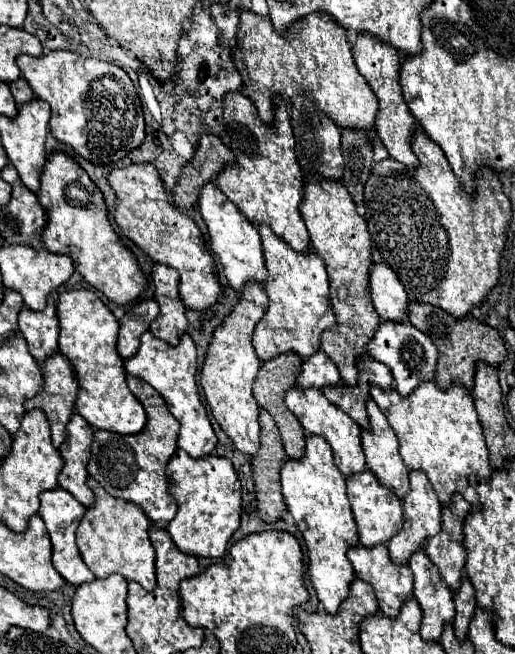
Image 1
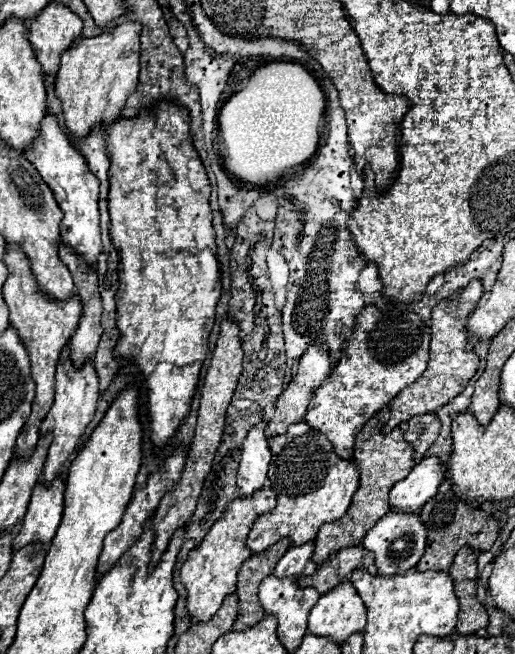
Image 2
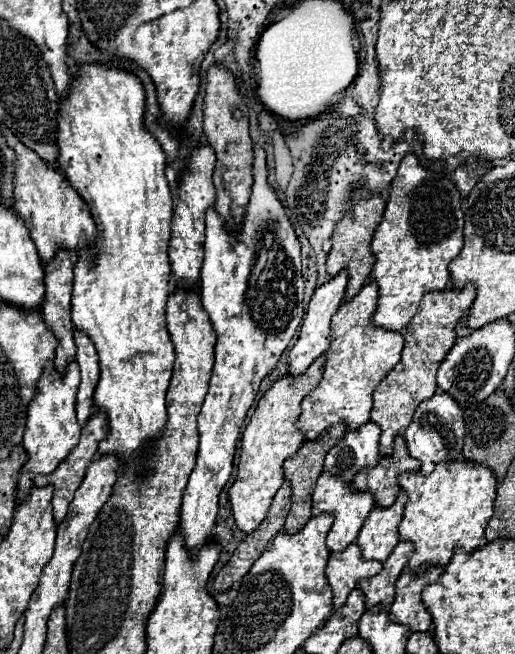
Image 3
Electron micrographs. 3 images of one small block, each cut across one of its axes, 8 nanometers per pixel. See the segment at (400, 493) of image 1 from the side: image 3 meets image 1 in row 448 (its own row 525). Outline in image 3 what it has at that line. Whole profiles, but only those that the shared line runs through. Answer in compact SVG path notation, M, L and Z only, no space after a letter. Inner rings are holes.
M400 492L396 502L388 508L374 506L372 512L368 514L356 542L364 552L366 560L380 560L384 562L394 546L400 542L398 526L404 516L404 504L408 496L406 492Z

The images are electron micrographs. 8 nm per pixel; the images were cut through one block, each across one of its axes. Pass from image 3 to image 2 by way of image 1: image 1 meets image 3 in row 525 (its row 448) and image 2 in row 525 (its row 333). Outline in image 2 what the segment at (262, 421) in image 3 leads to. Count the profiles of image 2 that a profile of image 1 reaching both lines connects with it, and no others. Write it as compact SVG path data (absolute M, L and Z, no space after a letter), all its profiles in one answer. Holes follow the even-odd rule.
M268 486L256 490L248 498L242 496L242 498L232 500L228 504L224 516L210 528L210 532L206 534L202 544L194 552L190 552L188 560L180 568L180 582L184 584L184 588L188 592L186 608L192 618L196 618L198 622L208 622L214 616L214 612L218 612L218 608L222 606L226 596L230 592L232 594L236 592L236 574L240 572L242 564L252 556L252 552L246 548L248 532L250 532L254 520L260 514L270 512L274 506L276 506L276 494Z

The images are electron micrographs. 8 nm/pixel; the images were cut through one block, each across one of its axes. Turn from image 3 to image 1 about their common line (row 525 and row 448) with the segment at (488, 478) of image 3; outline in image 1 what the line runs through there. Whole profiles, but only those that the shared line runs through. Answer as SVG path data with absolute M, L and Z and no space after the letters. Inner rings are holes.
M430 382L422 384L422 388L414 390L414 396L408 398L398 396L394 390L380 390L378 386L372 386L370 394L400 440L400 454L406 466L426 472L440 504L448 506L454 494L462 494L474 508L480 510L480 500L476 490L470 486L470 476L490 480L492 468L488 462L484 430L468 390L462 386L440 390L436 382Z

